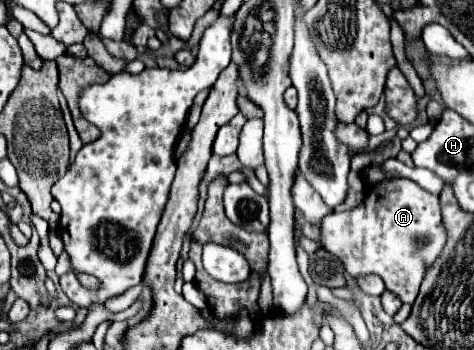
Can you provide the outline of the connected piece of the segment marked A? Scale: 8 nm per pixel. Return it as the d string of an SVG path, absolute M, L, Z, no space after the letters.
M385 178L385 182L367 186L363 202L353 210L327 214L319 228L319 240L325 250L343 260L345 270L353 278L377 274L401 302L413 304L425 270L445 246L439 196L419 188L413 180Z

